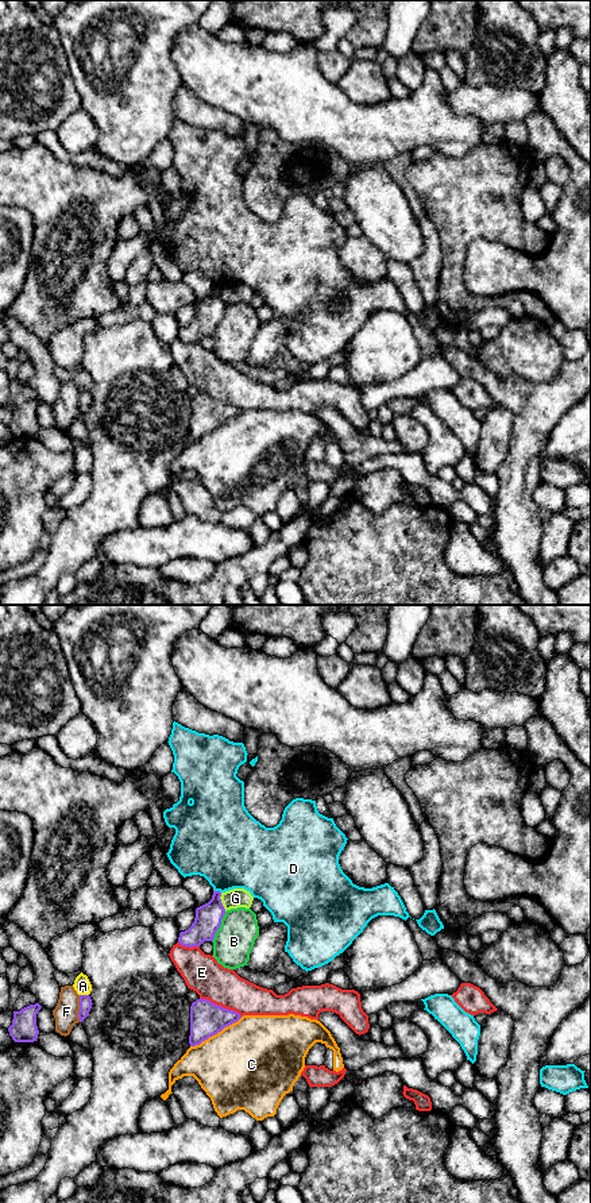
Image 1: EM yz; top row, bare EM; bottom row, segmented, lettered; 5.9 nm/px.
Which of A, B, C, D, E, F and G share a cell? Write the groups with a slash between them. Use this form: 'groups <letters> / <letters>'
groups A / B / C / D / E / F / G

